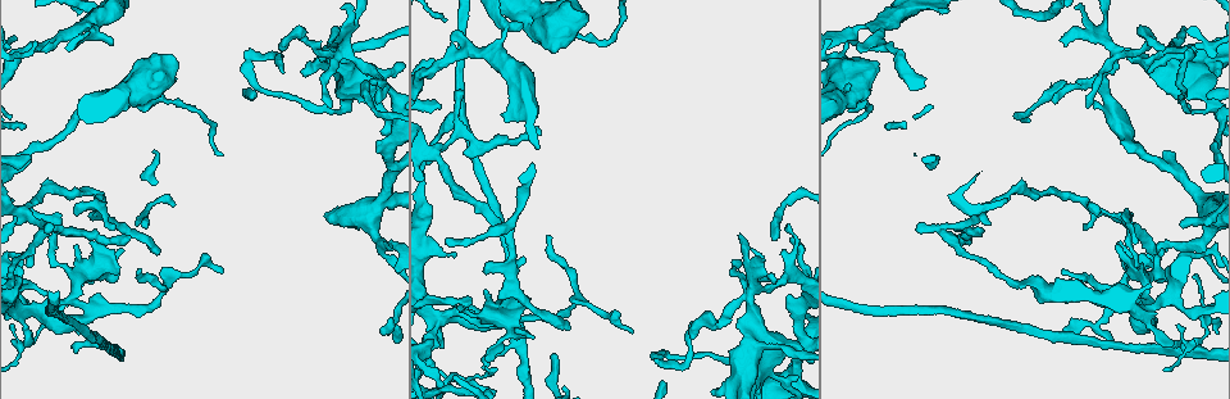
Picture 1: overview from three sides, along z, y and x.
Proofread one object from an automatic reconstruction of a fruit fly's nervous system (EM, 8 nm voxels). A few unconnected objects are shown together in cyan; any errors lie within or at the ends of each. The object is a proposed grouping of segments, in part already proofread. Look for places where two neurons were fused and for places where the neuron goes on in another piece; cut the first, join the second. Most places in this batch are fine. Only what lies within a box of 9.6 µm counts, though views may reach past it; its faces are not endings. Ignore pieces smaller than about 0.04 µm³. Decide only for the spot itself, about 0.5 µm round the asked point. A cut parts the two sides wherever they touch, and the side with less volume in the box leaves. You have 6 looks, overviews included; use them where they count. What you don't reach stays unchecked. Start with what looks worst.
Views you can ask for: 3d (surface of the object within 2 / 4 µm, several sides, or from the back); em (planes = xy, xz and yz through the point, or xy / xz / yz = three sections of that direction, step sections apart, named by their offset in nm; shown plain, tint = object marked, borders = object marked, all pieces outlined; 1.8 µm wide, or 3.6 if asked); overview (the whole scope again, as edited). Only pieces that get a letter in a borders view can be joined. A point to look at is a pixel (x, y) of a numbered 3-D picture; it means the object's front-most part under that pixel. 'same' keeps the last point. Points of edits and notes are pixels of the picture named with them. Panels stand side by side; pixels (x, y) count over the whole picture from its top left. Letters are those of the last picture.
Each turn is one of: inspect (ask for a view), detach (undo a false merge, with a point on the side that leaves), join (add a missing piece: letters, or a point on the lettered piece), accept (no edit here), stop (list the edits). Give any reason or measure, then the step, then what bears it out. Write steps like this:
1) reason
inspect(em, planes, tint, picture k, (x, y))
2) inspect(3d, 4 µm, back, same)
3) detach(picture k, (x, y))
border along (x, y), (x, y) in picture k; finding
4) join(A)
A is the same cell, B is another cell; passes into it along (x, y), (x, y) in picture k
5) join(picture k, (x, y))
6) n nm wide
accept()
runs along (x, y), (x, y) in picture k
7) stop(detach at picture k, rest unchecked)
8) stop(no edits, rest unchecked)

arms part here
inspect(em, planes, tint, picture 1, (34, 306))

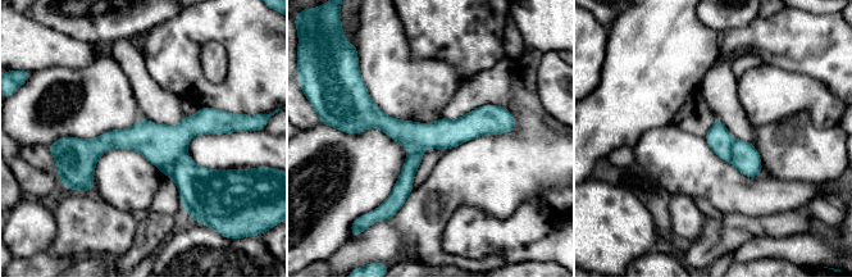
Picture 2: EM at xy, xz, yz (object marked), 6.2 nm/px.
what lies round it
inspect(em, planes, borders, same)

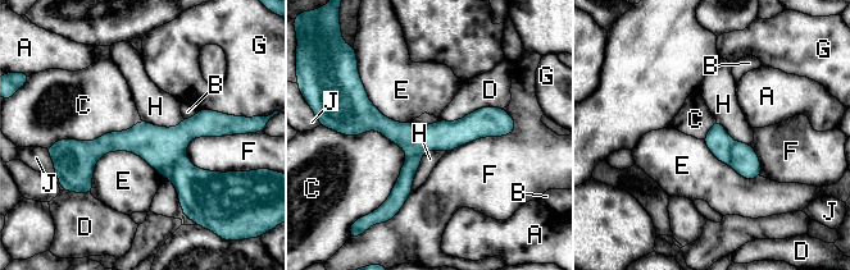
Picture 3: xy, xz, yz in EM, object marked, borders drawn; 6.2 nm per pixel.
accept()
A, B, C, D, E, F, G, H and J are other cells; border along (341, 133), (407, 154), (377, 209) in picture 3; continuous, no second neuron

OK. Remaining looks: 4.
four or more arms meet
inspect(3d, 4 µm, picture 1, (337, 53))

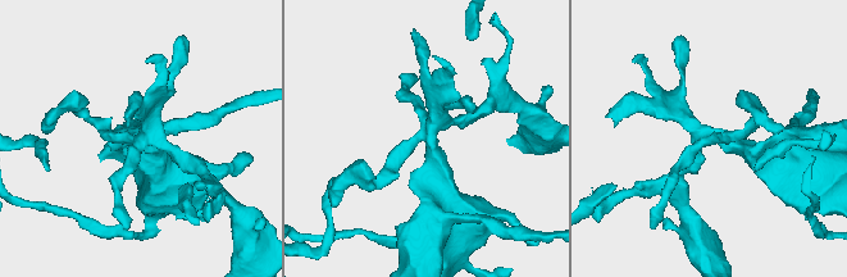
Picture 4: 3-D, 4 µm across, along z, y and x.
inspect(em, xz, step 16, borders, picture 4, (715, 137))

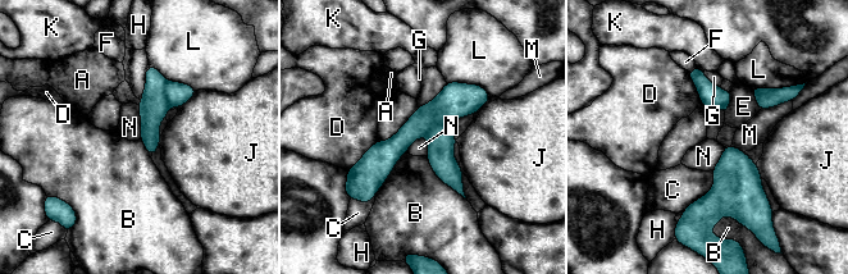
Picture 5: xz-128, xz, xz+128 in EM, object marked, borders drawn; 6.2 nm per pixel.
accept()
A, B, C, D, E, F, G, H, J, K, L, M and N are other cells; border along (428, 137), (418, 137), (406, 151) in picture 5; continuous, no second neuron

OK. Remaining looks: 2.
an open end
inspect(em, planes, borders, picture 1, (568, 327))

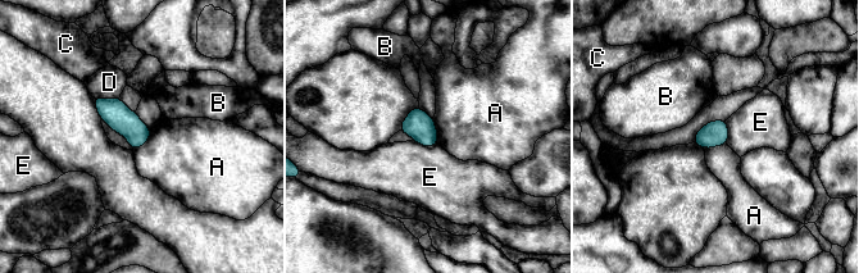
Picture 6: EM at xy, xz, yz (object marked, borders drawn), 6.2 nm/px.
A touches over 160 nm
accept()
A, B, C, D and E are other cells; border along (432, 118), (436, 126), (437, 142) in picture 6; no lettered piece goes on from it

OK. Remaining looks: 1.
stop(no edits, rest unchecked)

